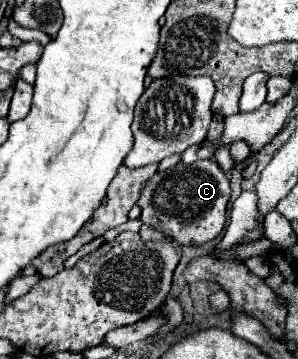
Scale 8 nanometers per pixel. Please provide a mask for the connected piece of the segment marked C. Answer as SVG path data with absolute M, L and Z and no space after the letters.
M201 160L191 166L177 164L169 170L155 172L145 182L137 206L141 208L143 224L159 230L181 246L201 246L217 238L223 230L229 196L229 176L215 160Z

